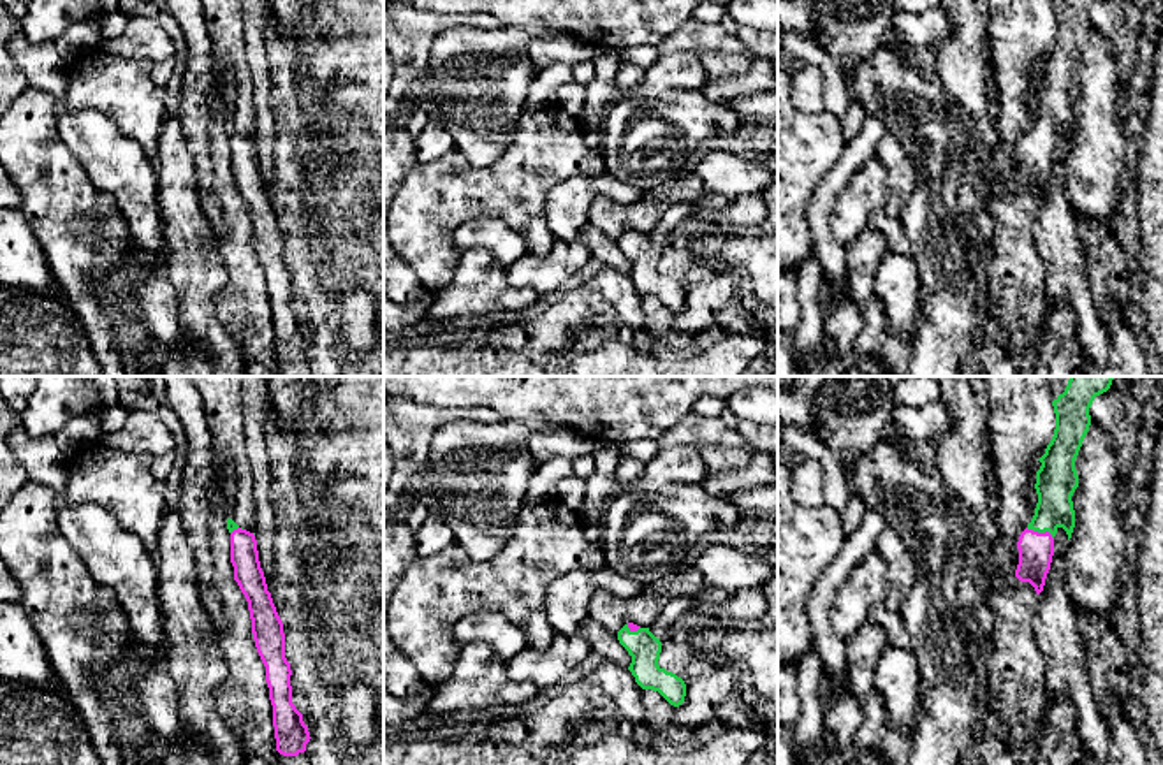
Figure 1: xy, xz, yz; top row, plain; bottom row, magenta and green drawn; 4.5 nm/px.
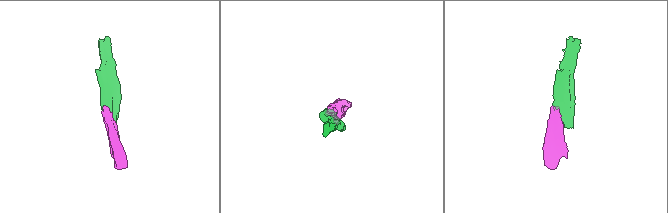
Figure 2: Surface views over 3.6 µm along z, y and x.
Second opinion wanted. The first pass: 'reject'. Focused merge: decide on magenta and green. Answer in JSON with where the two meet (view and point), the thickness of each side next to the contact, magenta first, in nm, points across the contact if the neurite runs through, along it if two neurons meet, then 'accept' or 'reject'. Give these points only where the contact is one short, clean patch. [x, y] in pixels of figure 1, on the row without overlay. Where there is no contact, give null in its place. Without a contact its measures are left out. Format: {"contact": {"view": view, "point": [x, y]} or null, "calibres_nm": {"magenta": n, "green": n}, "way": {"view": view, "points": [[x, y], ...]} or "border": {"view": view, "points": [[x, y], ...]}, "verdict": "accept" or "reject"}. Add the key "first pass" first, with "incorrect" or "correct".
{"first pass": "incorrect", "contact": {"view": "yz", "point": [1040, 139]}, "calibres_nm": {"magenta": 160, "green": 190}, "way": {"view": "yz", "points": [[1035, 155], [1040, 139], [1054, 115], [1056, 88]]}, "verdict": "accept"}

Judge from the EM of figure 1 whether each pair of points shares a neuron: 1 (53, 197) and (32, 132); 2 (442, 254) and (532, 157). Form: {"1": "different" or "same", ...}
{"1": "same", "2": "same"}

